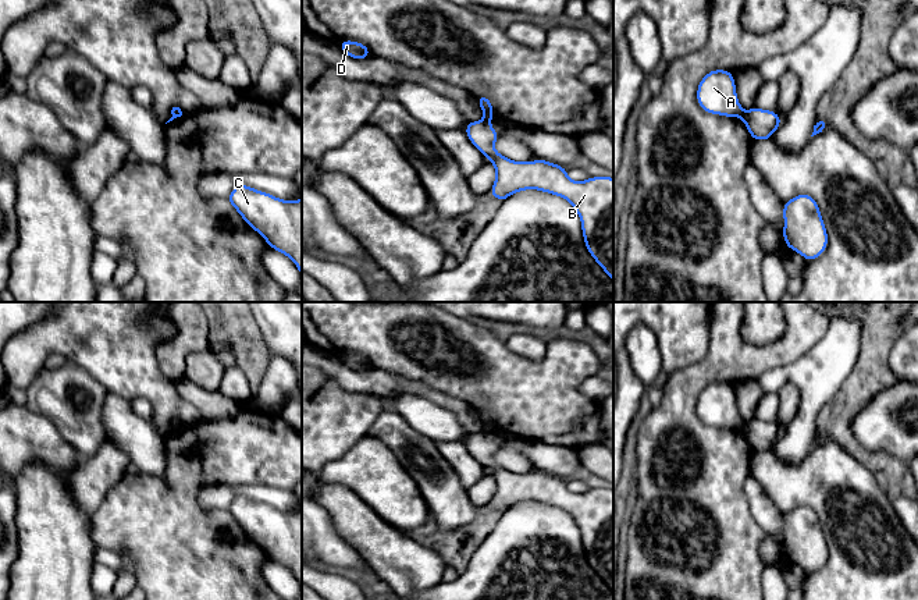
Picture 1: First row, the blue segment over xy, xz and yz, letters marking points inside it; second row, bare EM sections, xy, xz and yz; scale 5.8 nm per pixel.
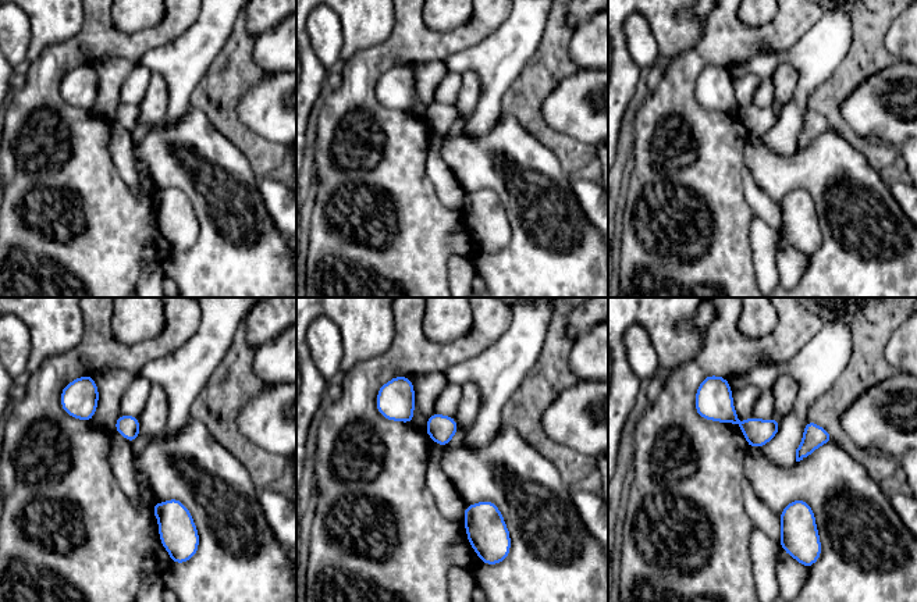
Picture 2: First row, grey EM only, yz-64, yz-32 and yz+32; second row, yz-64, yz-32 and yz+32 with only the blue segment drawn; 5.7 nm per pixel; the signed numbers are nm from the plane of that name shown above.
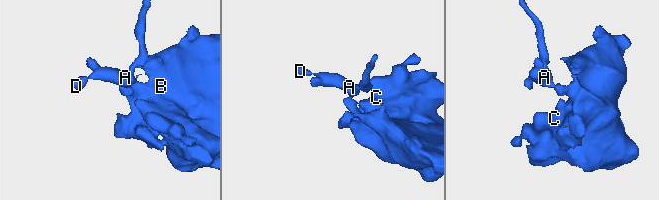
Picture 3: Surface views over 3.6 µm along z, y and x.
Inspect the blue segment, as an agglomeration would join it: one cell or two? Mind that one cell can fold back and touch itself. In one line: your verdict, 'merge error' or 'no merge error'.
merge error

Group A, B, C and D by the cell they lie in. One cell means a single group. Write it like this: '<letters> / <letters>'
A D / B C

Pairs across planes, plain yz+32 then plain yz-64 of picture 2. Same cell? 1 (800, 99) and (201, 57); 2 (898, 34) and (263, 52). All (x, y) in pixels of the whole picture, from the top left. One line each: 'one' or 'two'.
1: one
2: one

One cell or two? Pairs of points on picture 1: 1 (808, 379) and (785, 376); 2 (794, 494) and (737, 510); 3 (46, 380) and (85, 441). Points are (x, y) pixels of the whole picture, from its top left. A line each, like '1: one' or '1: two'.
1: one
2: two
3: one

